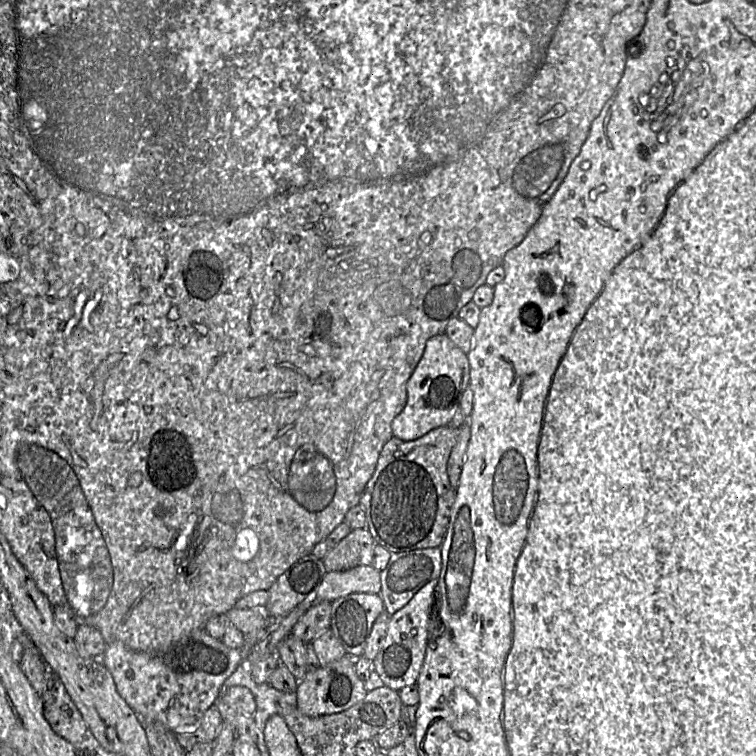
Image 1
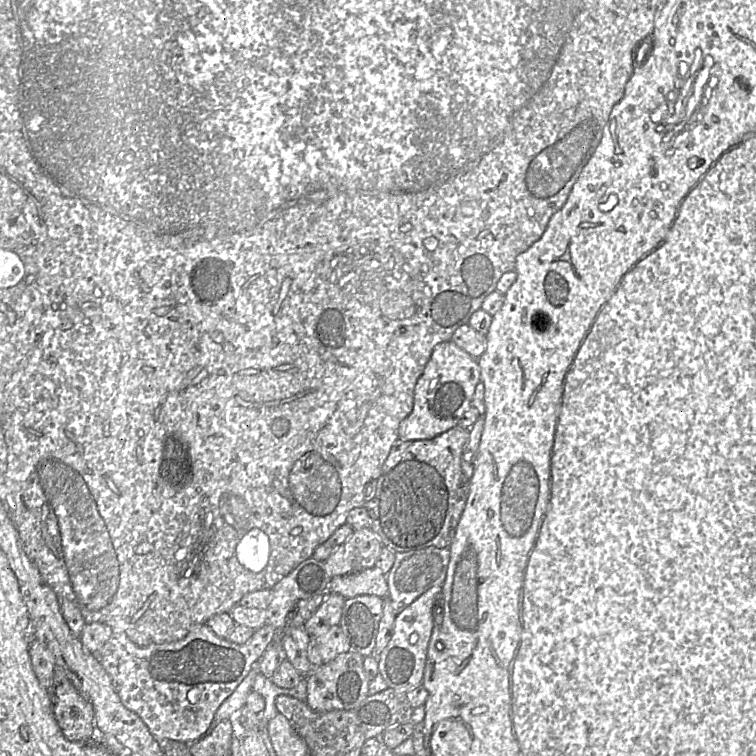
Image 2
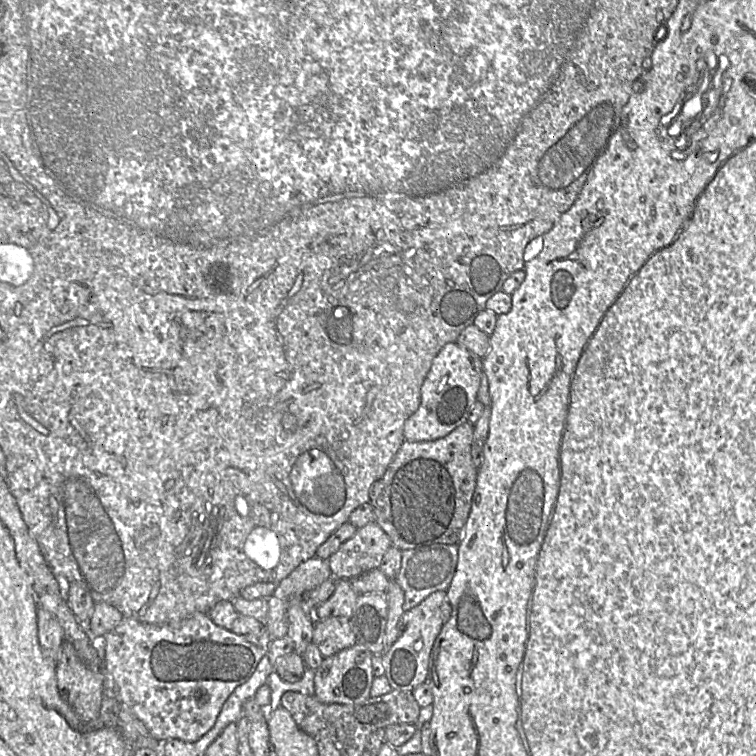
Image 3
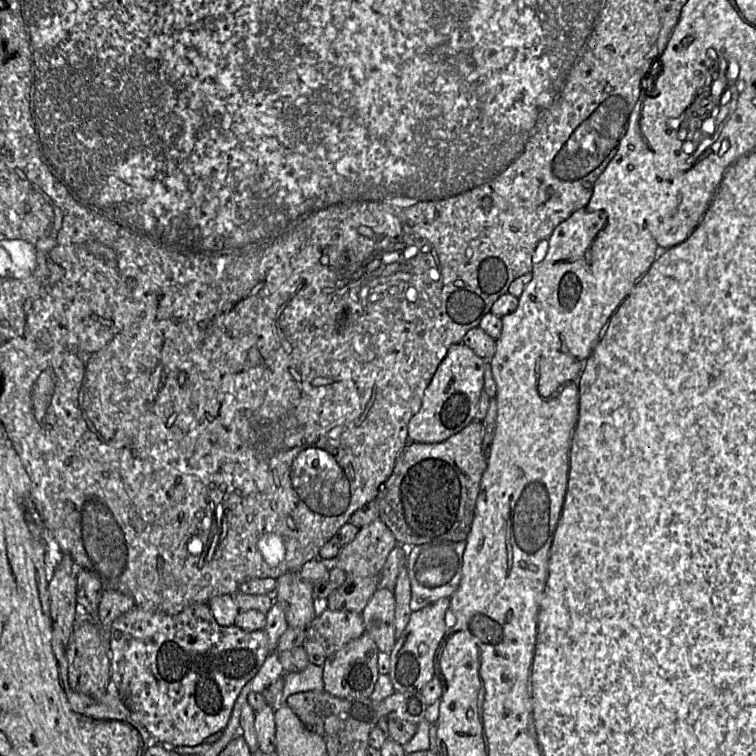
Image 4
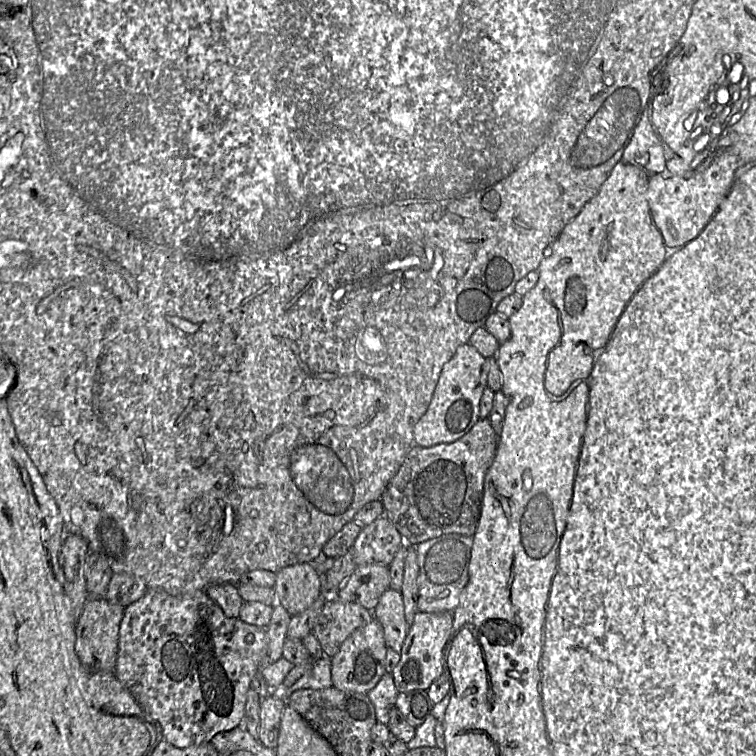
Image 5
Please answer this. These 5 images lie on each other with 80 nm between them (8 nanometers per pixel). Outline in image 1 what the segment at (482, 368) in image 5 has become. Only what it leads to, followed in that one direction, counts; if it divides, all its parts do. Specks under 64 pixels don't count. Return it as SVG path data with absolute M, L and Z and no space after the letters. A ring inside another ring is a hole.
M445 334L431 337L422 357L407 382L407 402L392 422L392 433L403 441L415 440L429 431L447 426L459 410L462 392L469 387L470 370L467 354Z

